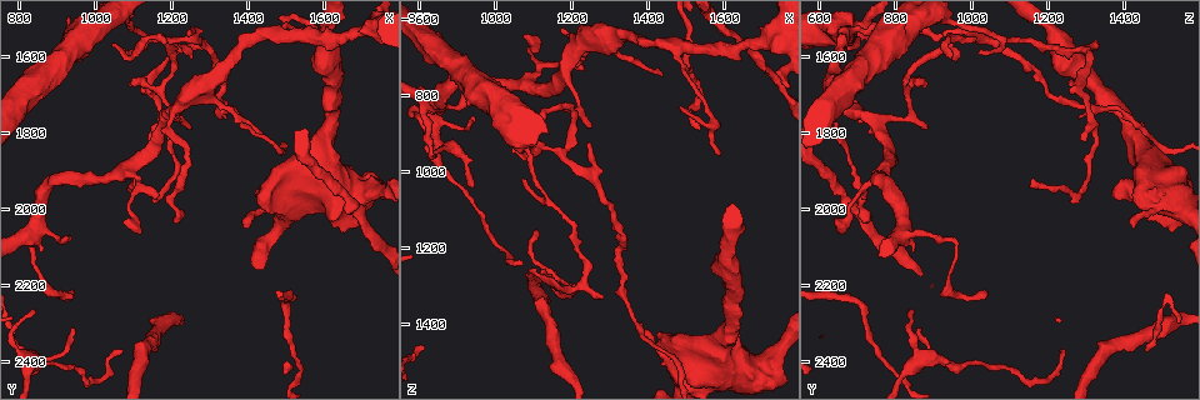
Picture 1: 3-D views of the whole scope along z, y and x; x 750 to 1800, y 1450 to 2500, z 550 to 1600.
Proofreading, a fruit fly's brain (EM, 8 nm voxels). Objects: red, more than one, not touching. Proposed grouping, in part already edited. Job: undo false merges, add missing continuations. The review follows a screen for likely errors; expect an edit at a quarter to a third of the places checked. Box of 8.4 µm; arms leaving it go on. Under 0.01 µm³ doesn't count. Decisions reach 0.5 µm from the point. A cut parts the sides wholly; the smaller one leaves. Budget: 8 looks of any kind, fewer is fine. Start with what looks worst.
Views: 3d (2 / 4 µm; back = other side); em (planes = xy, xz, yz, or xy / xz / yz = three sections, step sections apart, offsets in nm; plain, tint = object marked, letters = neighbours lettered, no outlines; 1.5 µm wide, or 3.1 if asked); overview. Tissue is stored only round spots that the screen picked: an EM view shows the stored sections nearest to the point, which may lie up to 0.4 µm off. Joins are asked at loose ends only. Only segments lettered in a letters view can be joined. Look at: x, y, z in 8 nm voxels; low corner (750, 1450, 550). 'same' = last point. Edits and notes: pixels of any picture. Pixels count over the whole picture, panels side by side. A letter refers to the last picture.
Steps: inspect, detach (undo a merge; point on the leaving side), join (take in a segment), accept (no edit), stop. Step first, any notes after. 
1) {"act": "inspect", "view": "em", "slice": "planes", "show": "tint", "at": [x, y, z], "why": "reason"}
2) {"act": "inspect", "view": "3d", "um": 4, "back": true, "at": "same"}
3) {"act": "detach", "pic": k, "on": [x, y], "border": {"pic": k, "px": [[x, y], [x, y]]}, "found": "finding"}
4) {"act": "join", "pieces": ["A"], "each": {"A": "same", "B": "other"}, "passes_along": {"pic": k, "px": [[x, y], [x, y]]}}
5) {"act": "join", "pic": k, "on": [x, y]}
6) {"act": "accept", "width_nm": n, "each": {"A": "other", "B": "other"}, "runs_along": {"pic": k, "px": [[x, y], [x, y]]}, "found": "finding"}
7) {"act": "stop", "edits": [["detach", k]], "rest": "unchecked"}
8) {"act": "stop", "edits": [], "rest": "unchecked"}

{"act": "inspect", "view": "em", "slice": "xy", "step": 4, "show": "plain", "at": [1070, 2370, 1230], "why": "free end"}

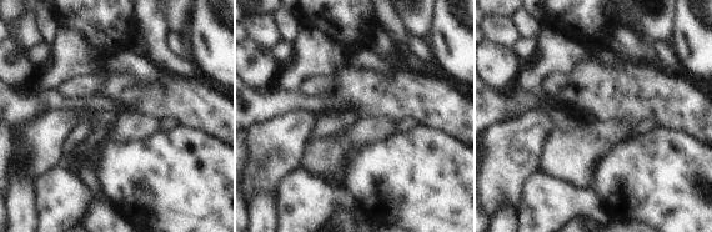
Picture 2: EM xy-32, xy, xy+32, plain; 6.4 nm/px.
{"act": "inspect", "view": "em", "slice": "xy", "step": 4, "show": "letters", "at": "same", "why": "see the neighbours"}

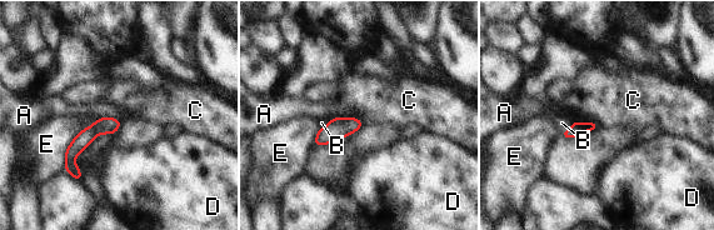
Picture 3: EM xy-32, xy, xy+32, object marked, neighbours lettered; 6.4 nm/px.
{"act": "join", "pieces": ["B"], "longest_contact_nm": ["E", 400], "each": {"A": "other", "B": "same", "C": "other", "D": "other", "E": "other"}, "found": "the neuron continues"}

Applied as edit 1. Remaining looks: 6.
{"act": "inspect", "view": "3d", "um": 2, "at": [925, 2080, 795], "why": "branch stops here"}

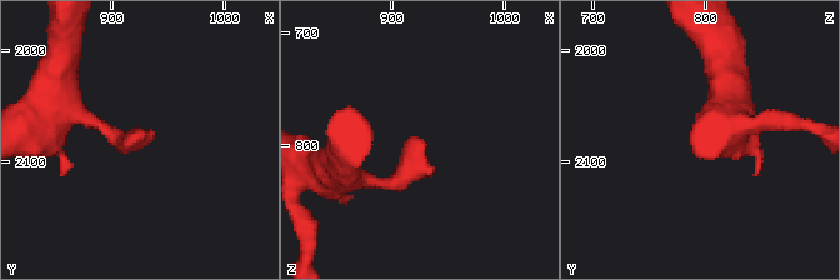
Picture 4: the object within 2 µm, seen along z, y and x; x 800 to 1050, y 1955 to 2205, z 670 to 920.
{"act": "inspect", "view": "em", "slice": "xz", "step": 4, "show": "letters", "at": [918, 2084, 796], "why": "now the EM"}

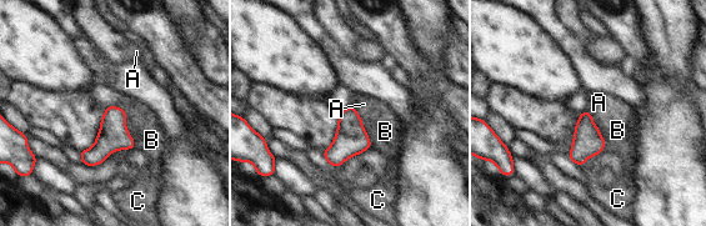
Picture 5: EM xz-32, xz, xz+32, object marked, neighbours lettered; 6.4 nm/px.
{"act": "accept", "width_nm": 160, "each": {"A": "other", "B": "other", "C": "other"}, "border": {"pic": 5, "px": [[352, 105], [359, 114]]}, "found": "no lettered segment goes on from it"}

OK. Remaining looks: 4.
{"act": "inspect", "view": "3d", "um": 4, "at": [1255, 1780, 885], "why": "an open end"}

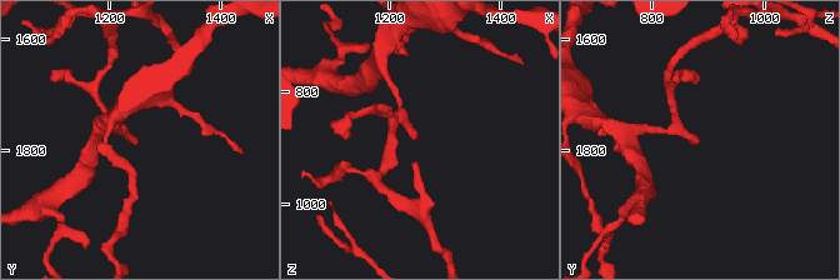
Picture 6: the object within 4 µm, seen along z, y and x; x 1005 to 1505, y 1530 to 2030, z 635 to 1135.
{"act": "inspect", "view": "em", "slice": "planes", "show": "letters", "at": [1250, 1785, 885], "why": "shape alone is not enough"}

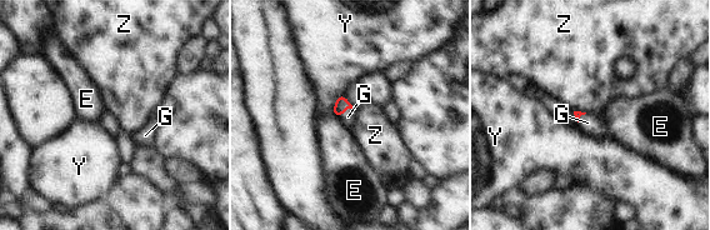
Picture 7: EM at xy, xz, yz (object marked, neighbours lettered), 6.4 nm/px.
{"act": "join", "pieces": ["G"], "longest_contact_nm": ["Y", 150], "each": {"E": "other", "G": "same", "Y": "other", "Z": "other"}, "passes_along": {"pic": 7, "px": [[341, 104], [345, 109], [348, 116]]}, "found": "it goes on there"}

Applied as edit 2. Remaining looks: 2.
{"act": "stop", "edits": [["join", 3], ["join", 7]], "rest": "unchecked"}

